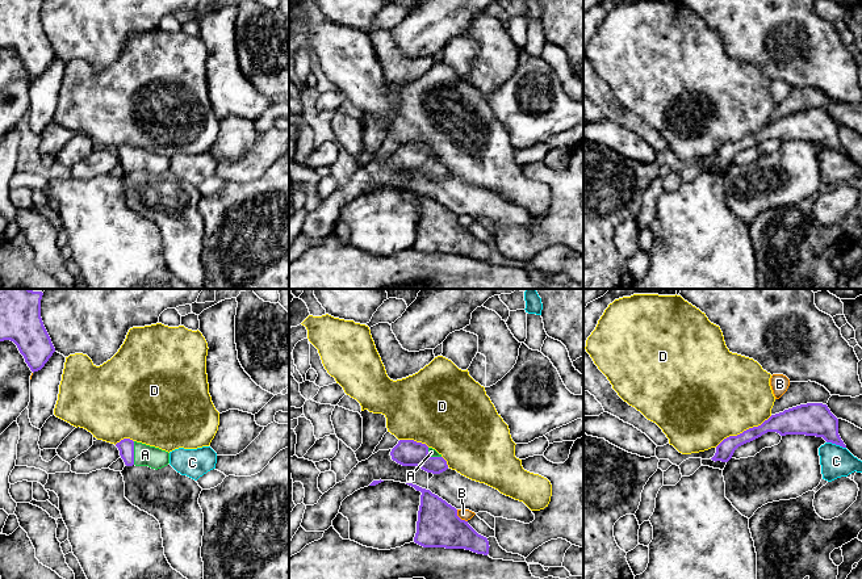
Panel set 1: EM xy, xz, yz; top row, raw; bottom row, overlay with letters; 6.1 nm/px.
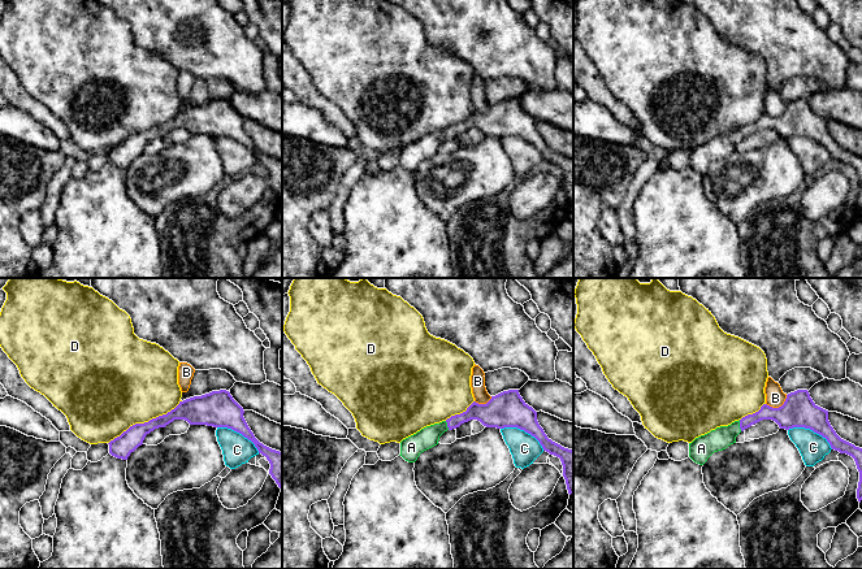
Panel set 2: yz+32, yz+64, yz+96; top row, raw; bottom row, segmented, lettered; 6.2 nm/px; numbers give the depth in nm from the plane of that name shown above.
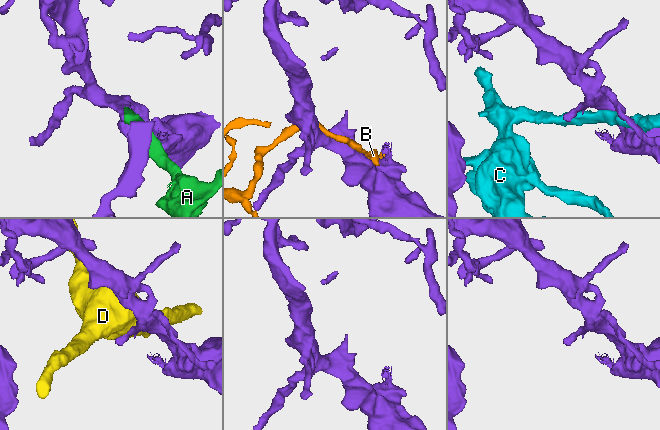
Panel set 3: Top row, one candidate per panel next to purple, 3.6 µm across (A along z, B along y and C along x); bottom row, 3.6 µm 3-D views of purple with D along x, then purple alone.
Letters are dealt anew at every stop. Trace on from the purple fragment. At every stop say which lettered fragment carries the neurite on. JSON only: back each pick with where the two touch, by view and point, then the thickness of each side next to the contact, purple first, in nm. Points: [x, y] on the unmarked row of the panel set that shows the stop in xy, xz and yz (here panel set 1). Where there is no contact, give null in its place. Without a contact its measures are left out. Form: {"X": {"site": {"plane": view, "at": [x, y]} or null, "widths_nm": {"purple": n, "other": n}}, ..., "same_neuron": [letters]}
{"A": {"site": {"plane": "xy", "at": [133, 159]}, "widths_nm": {"purple": 100, "other": 130}}, "same_neuron": ["A"]}

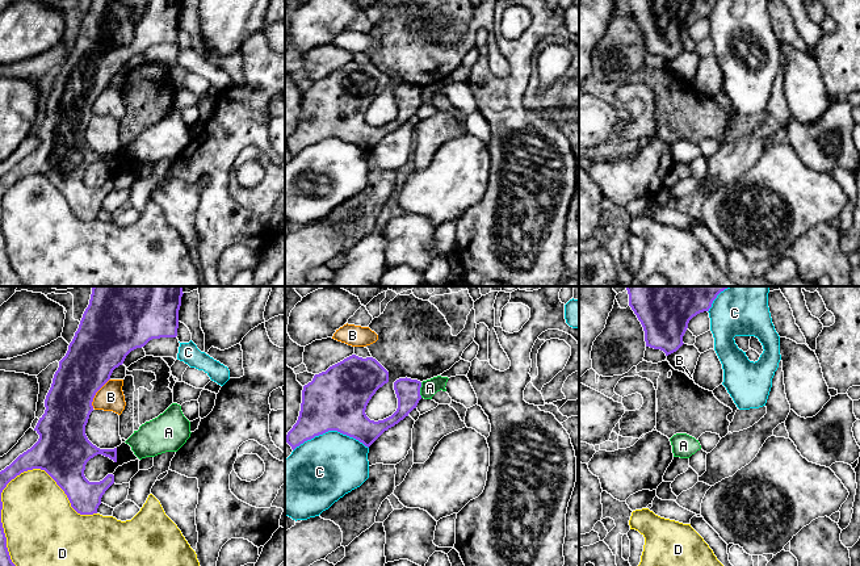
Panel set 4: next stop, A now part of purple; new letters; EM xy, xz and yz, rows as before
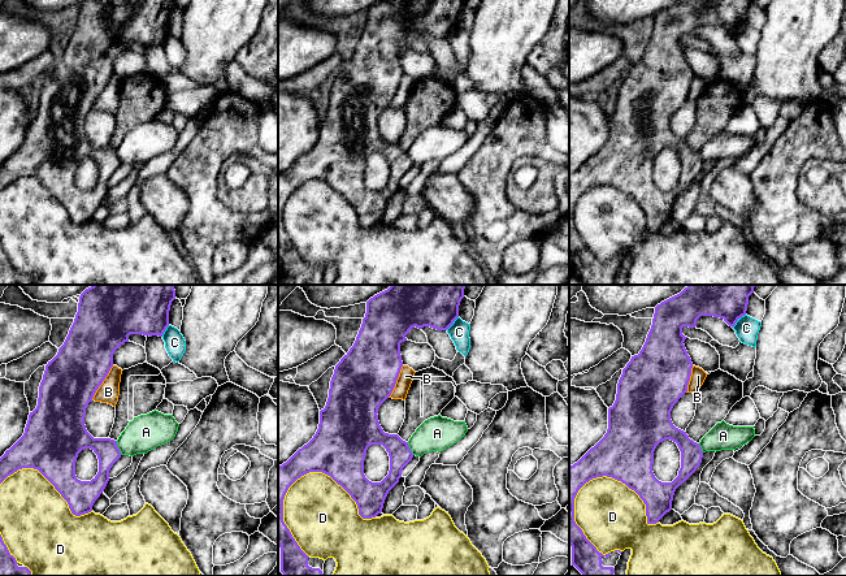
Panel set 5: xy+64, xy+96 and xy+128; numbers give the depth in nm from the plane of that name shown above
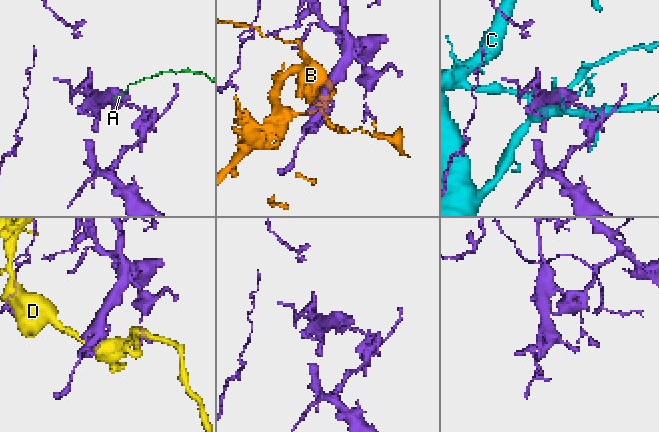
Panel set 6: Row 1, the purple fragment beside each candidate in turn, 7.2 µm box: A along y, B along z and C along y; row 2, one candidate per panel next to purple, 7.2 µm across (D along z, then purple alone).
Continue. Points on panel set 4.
{"same_neuron": []}

